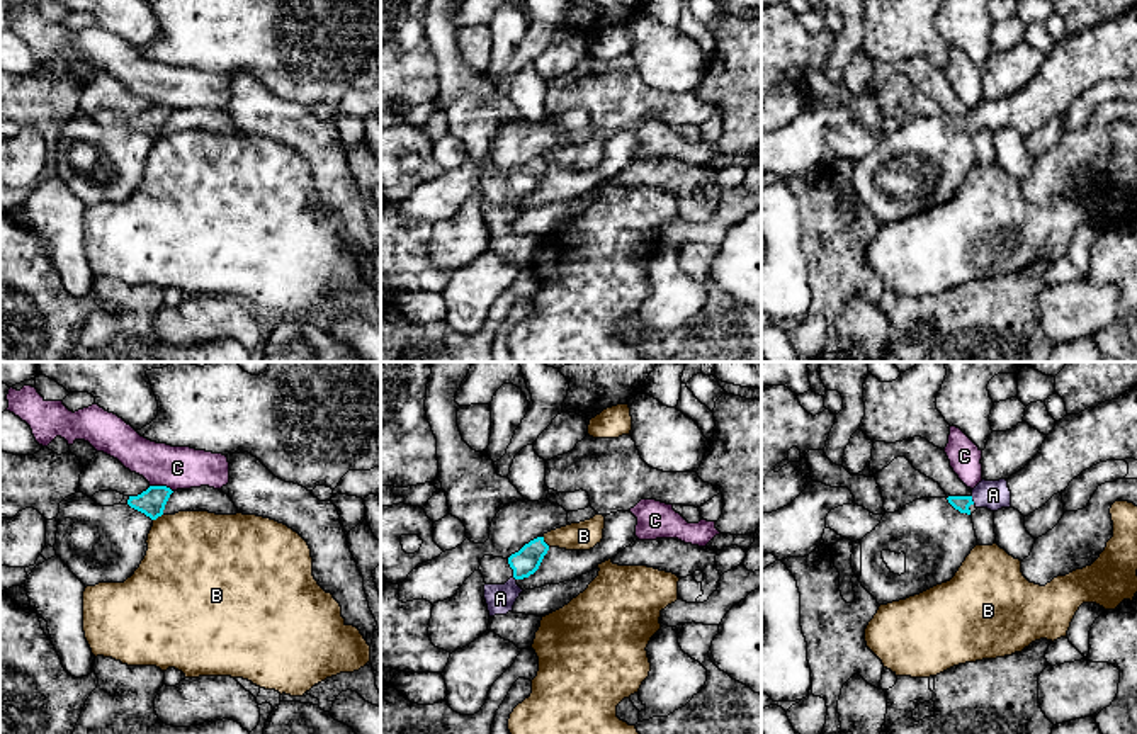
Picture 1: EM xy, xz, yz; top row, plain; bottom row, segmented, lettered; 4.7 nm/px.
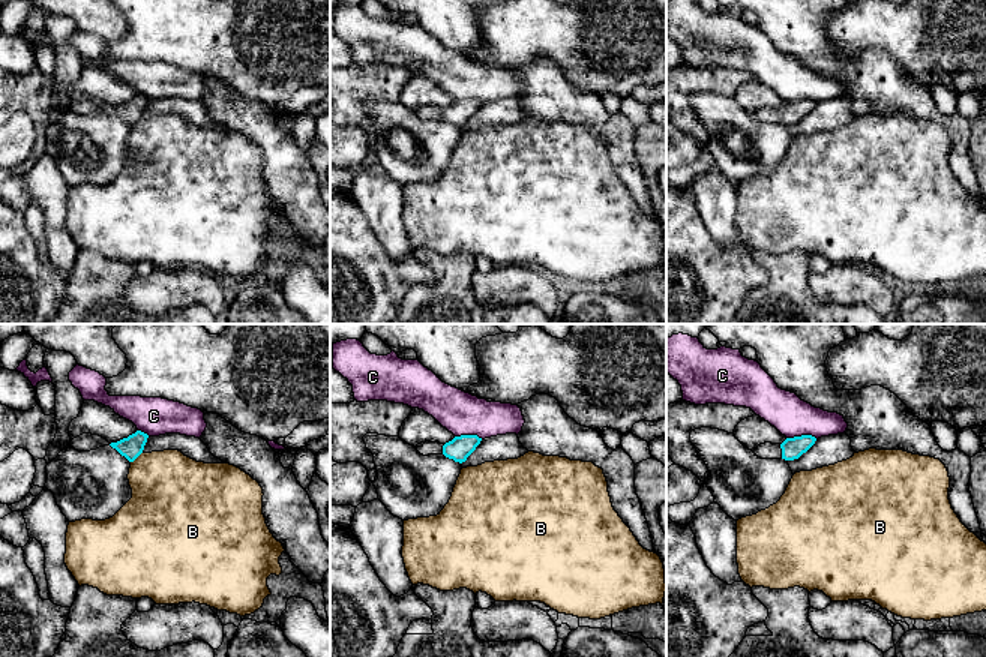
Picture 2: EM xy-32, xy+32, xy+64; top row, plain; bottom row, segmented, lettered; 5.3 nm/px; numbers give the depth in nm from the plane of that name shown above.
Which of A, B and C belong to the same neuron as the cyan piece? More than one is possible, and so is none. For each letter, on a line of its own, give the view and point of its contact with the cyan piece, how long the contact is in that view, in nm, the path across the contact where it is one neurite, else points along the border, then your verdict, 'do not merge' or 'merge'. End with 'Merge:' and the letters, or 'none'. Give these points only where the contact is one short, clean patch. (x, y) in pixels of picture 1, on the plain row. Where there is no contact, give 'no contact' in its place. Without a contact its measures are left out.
A: contact yz (971, 119); length 50 nm; way yz (961, 123), (971, 119), (993, 114); merge
B: contact xz (543, 160); length 70 nm; border xz (543, 155), (549, 165); do not merge
C: contact xy (162, 106); length 120 nm; border xy (150, 104), (165, 104), (172, 111); do not merge
Merge: A

